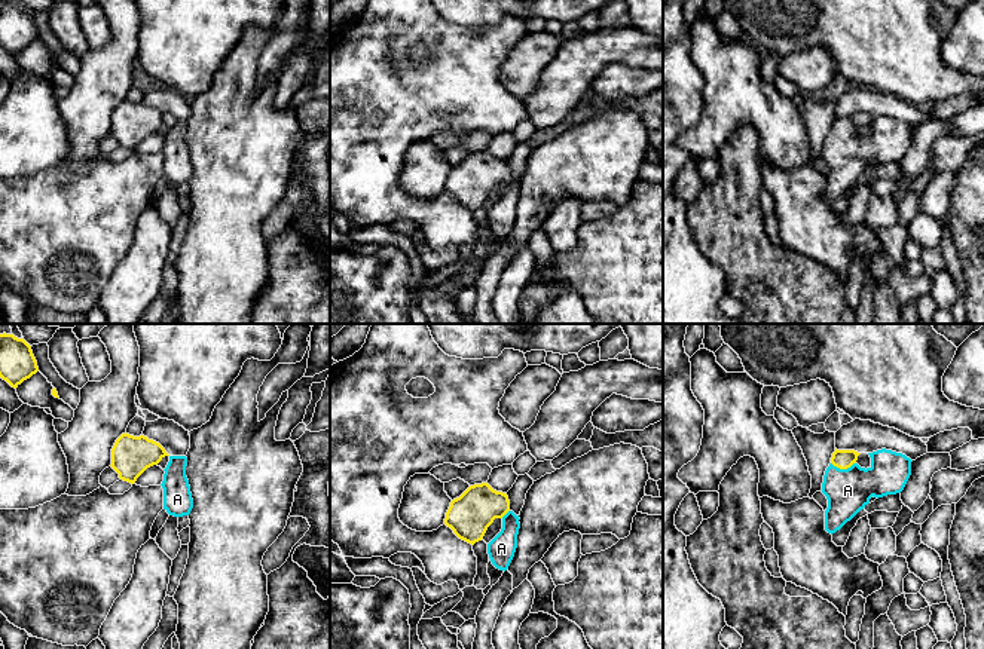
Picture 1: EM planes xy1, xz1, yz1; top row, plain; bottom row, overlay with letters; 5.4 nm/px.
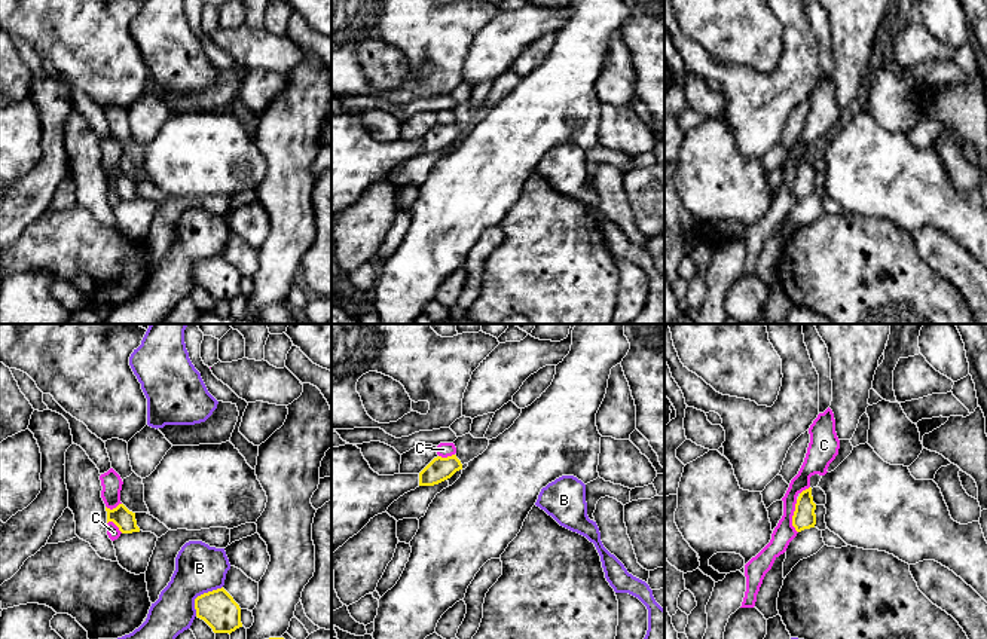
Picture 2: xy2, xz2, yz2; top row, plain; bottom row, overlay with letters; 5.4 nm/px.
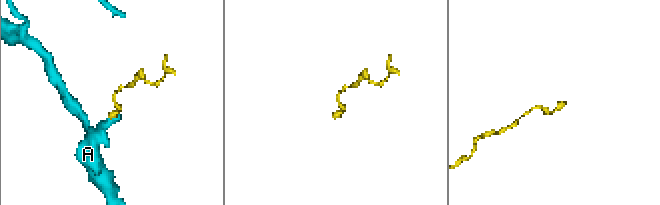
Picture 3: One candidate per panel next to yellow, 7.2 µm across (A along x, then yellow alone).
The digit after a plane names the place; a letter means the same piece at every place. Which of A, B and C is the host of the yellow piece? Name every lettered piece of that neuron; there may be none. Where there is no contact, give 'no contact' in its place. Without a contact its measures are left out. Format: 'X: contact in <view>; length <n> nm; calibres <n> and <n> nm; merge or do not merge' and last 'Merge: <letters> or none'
A: contact in yz1; length 140 nm; calibres 110 and 240 nm; merge
B: contact in xy2; length 220 nm; calibres 200 and 260 nm; do not merge
C: contact in yz2; length 180 nm; calibres 120 and 110 nm; do not merge
Merge: A

